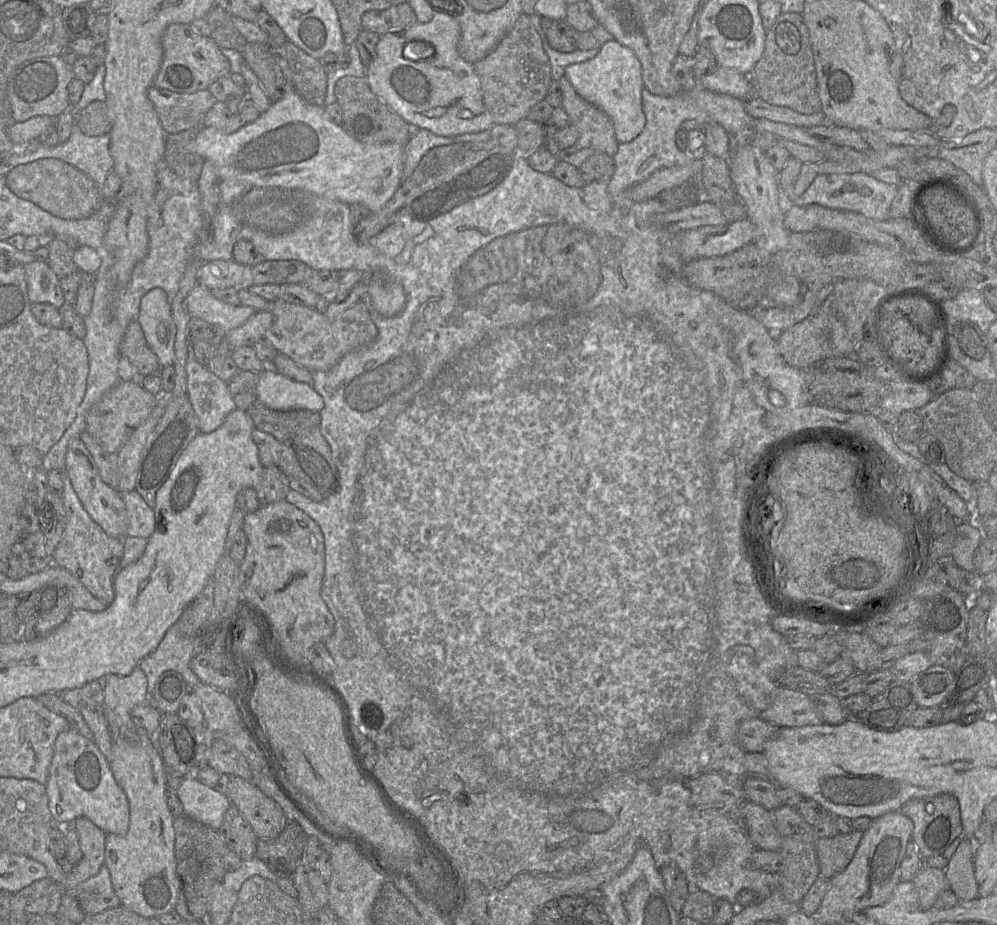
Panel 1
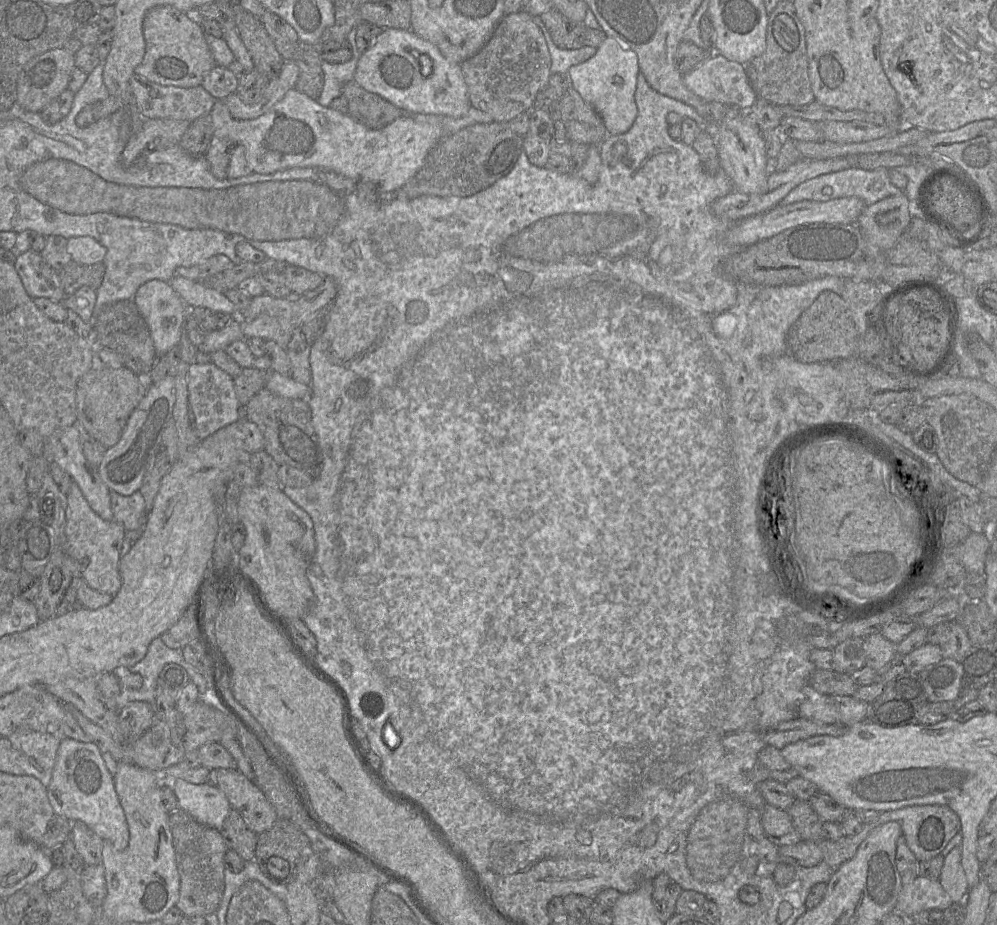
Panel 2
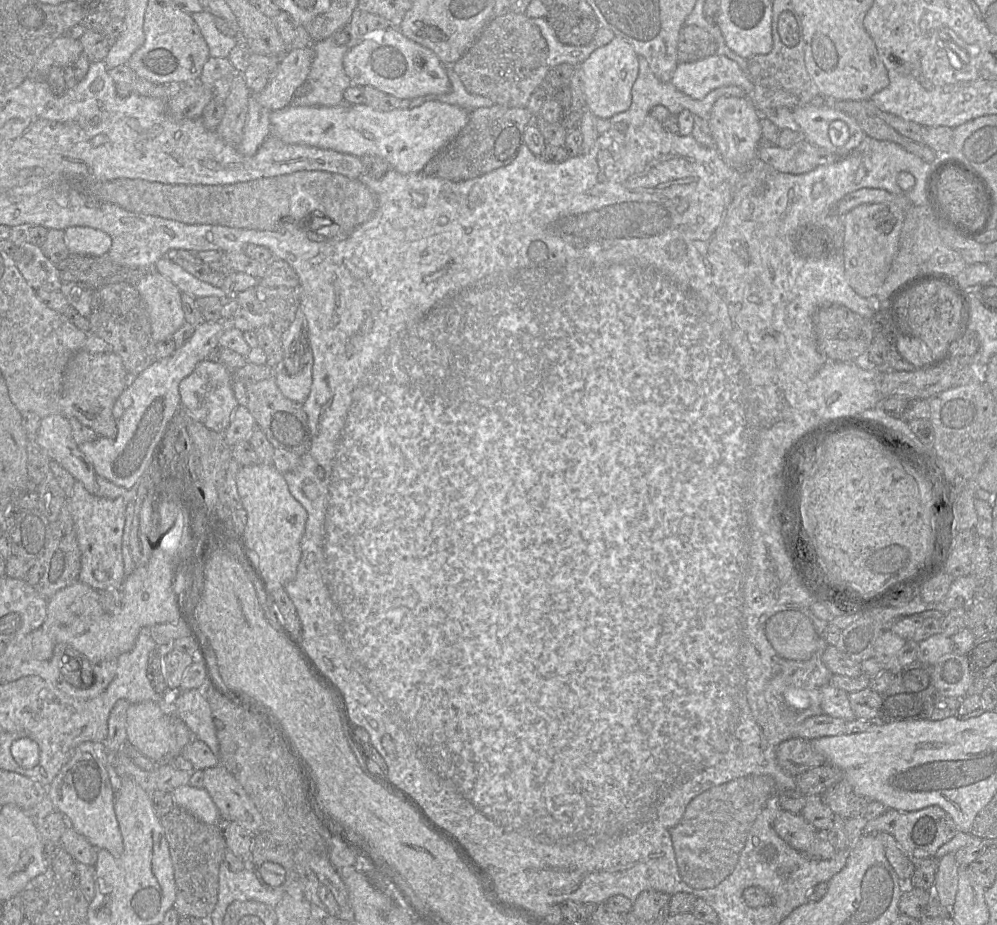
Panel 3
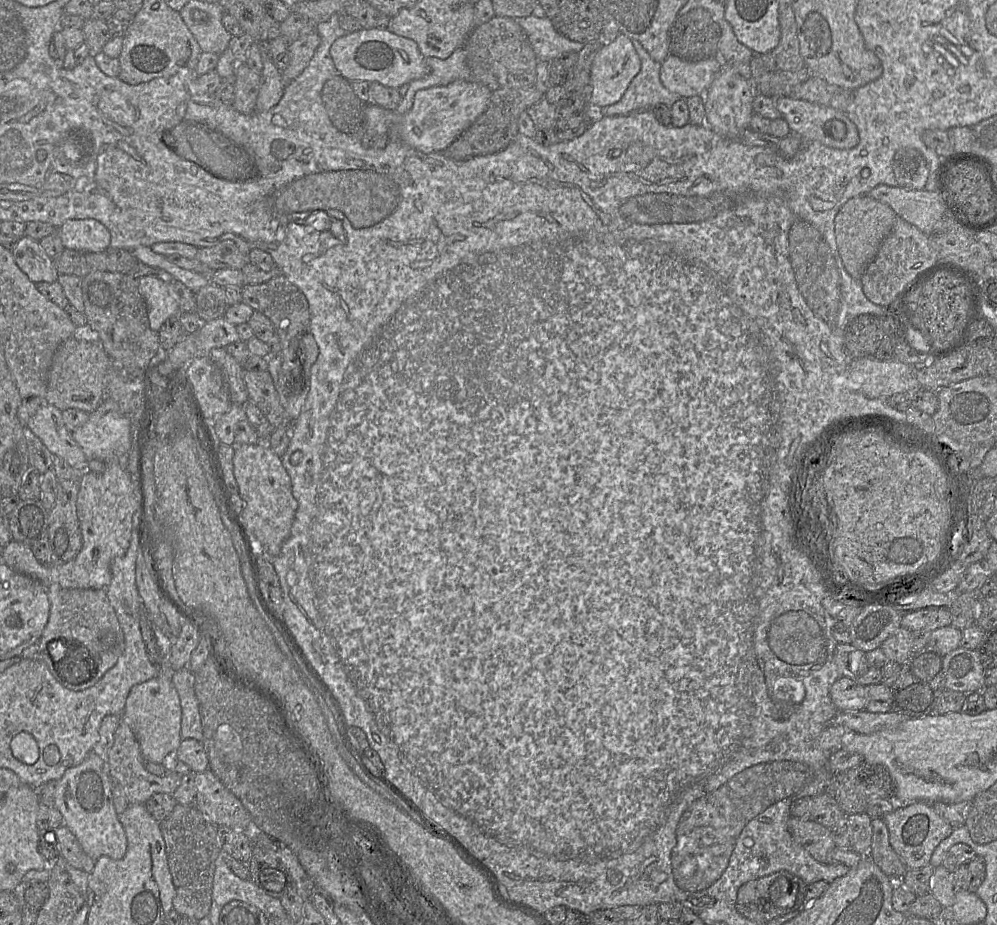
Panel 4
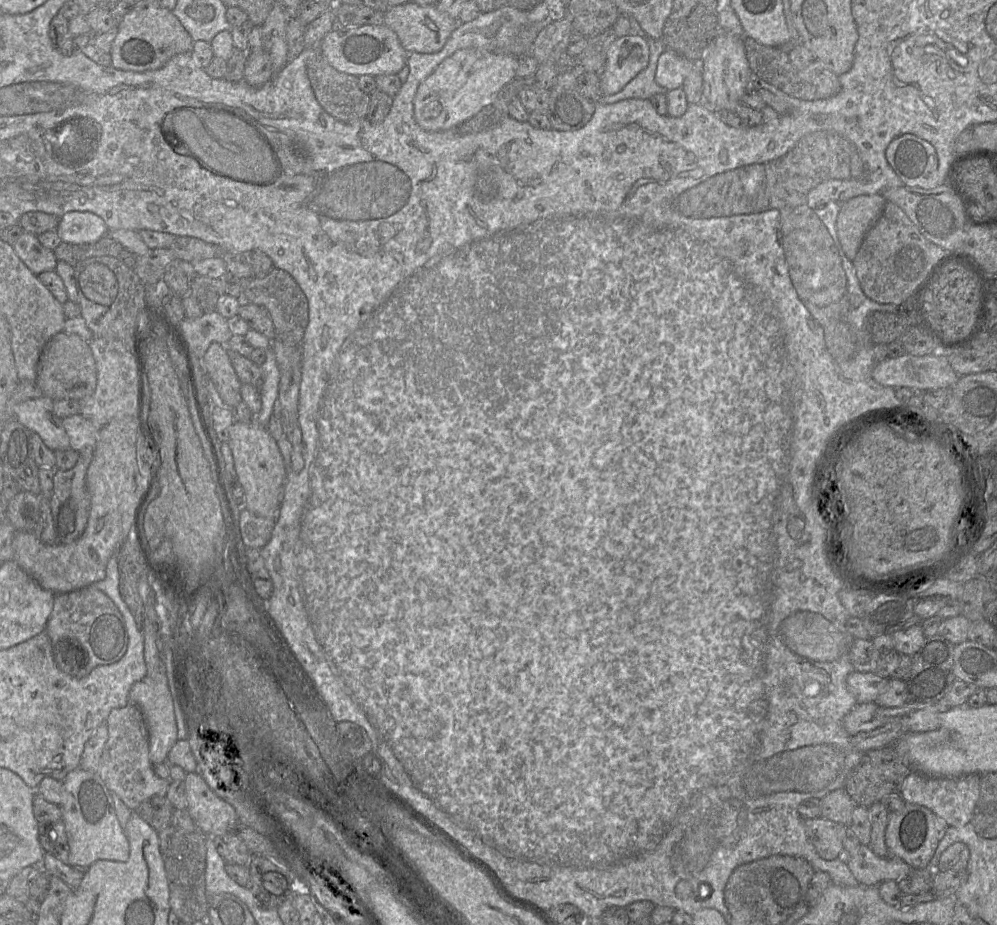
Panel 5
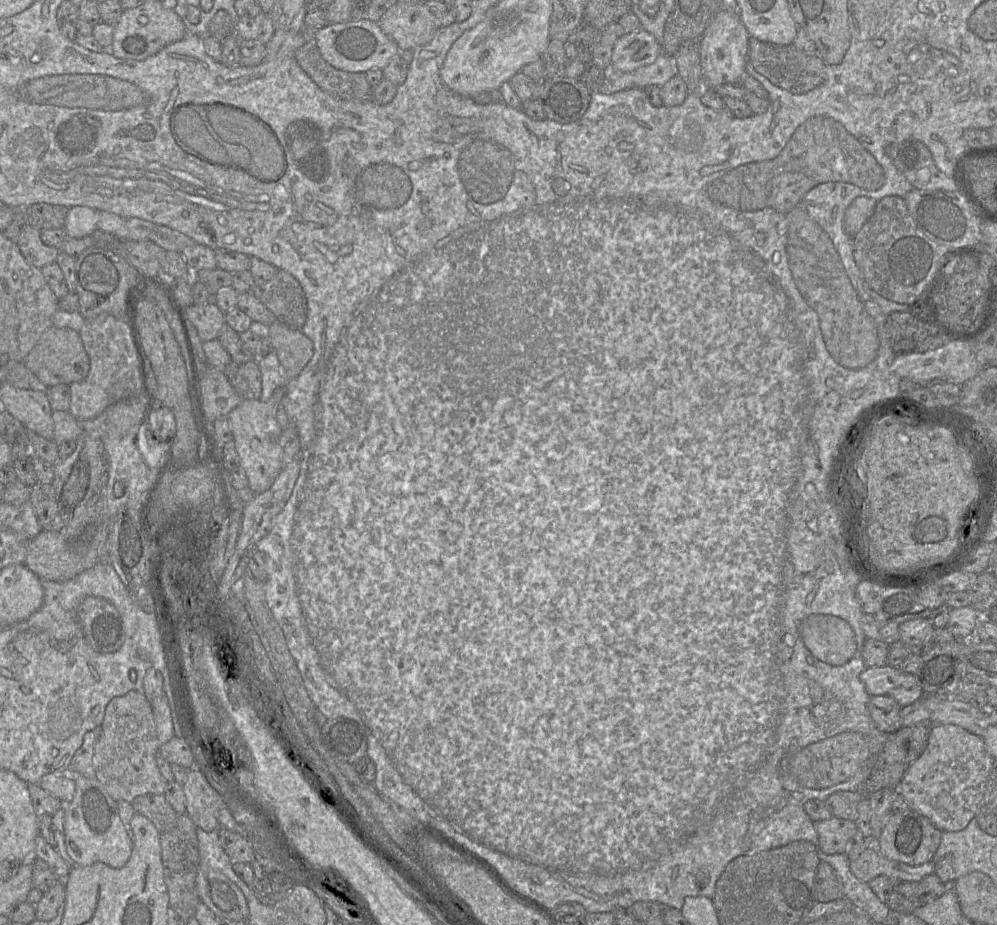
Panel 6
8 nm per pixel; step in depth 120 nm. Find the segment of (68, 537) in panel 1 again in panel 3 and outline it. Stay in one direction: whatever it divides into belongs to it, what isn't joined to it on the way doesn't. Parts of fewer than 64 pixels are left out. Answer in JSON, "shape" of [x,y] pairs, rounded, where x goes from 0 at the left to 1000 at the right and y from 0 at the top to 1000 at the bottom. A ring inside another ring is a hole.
{"shape":[[[76,519],[69,538],[69,546],[81,596],[81,615],[78,628],[97,639],[110,636],[121,637],[125,626],[122,581],[127,543],[122,538],[109,539],[93,535],[80,520]]]}

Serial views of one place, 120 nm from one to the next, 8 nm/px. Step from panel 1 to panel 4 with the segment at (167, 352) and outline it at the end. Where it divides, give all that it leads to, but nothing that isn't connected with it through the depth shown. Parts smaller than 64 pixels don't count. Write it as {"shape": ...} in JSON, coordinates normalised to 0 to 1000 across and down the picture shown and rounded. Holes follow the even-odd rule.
{"shape":[[[163,294],[139,302],[139,316],[146,328],[150,355],[155,359],[160,357],[170,343],[181,337],[172,302],[175,301]]]}

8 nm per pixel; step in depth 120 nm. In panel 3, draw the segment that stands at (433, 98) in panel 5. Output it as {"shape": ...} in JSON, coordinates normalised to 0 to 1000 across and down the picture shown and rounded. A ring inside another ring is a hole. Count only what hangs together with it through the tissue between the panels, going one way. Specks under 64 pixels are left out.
{"shape":[[[438,108],[425,110],[414,118],[383,121],[367,112],[341,112],[336,116],[304,116],[289,114],[271,122],[271,146],[289,156],[303,156],[363,170],[367,166],[385,171],[392,182],[403,188],[422,187],[430,173],[467,136],[471,121],[457,114]]]}

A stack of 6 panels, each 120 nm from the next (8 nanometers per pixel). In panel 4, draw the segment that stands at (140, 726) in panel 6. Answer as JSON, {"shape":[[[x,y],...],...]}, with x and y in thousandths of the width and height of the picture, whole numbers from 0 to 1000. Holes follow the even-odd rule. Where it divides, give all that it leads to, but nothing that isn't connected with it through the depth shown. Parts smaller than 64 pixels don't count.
{"shape":[[[123,776],[115,790],[114,804],[108,814],[107,830],[110,841],[123,852],[130,869],[145,869],[153,858],[174,859],[180,851],[184,839],[175,834],[169,834],[164,839],[156,839],[148,835],[144,829],[144,819],[139,802],[130,785],[123,779]]]}

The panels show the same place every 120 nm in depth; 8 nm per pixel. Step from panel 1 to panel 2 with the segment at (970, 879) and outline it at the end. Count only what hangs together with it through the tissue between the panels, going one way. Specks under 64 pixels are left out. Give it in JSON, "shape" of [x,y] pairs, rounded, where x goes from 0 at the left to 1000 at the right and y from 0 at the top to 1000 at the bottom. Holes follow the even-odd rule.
{"shape":[[[960,915],[947,926],[946,936],[941,949],[944,958],[953,969],[956,976],[965,976],[973,961],[964,935],[964,922],[964,915]]]}

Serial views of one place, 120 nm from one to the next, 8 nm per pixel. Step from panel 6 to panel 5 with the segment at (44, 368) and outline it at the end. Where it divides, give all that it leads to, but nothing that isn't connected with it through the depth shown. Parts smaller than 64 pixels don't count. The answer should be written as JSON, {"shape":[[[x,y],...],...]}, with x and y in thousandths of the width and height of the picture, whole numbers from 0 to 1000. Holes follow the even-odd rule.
{"shape":[[[64,358],[54,362],[39,387],[36,413],[43,427],[52,432],[81,432],[91,428],[97,416],[97,399],[88,369]]]}

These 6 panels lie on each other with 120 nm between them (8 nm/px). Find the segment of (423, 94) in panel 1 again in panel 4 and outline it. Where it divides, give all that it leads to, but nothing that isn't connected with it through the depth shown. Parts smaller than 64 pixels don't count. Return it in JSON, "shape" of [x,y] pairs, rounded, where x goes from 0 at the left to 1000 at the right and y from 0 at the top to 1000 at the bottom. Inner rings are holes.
{"shape":[[[362,31],[342,39],[332,49],[331,59],[339,79],[351,89],[379,89],[399,96],[428,81],[425,61],[418,48],[390,31]]]}

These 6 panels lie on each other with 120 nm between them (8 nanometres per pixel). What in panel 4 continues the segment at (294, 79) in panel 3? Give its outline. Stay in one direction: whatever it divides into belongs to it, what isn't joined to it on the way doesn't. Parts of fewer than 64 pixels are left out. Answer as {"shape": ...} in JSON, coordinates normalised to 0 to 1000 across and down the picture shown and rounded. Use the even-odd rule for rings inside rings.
{"shape":[[[315,32],[303,39],[289,49],[289,69],[282,78],[286,92],[299,83],[309,70],[318,51],[321,48],[321,39]]]}

